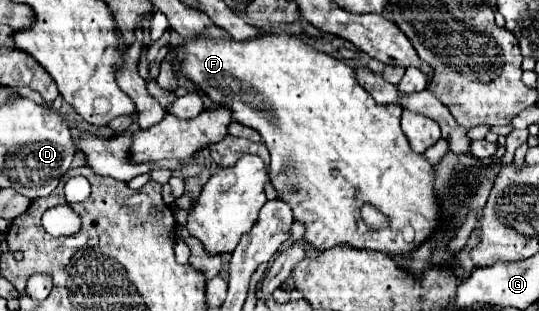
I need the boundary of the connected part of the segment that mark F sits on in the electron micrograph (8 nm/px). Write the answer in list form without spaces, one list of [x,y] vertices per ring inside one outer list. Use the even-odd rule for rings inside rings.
[[[284,31],[278,33],[262,33],[258,37],[250,37],[246,41],[234,41],[234,39],[188,39],[184,41],[180,47],[180,51],[184,51],[184,57],[178,65],[178,75],[184,75],[186,79],[190,79],[192,83],[196,83],[216,105],[222,107],[230,107],[232,119],[256,129],[262,135],[262,141],[266,143],[270,155],[272,155],[272,163],[270,163],[270,173],[272,173],[272,185],[278,191],[278,197],[282,201],[286,201],[292,211],[294,211],[294,219],[302,221],[306,225],[306,235],[304,241],[312,243],[316,249],[330,249],[338,243],[346,243],[358,249],[372,249],[372,251],[382,251],[386,255],[404,255],[406,251],[412,251],[412,247],[418,247],[424,239],[434,236],[436,231],[440,231],[440,213],[438,213],[438,205],[436,205],[436,197],[434,197],[434,175],[432,175],[432,165],[426,161],[424,155],[418,155],[410,149],[408,139],[404,137],[402,129],[400,129],[400,115],[402,115],[402,107],[400,105],[378,105],[372,95],[358,83],[356,77],[356,69],[346,65],[346,61],[342,59],[334,59],[328,53],[316,51],[312,45],[308,45],[300,35],[290,35]],[[364,203],[372,203],[374,207],[378,207],[388,219],[390,225],[386,229],[370,229],[364,225],[362,217],[360,217],[360,207]]]

